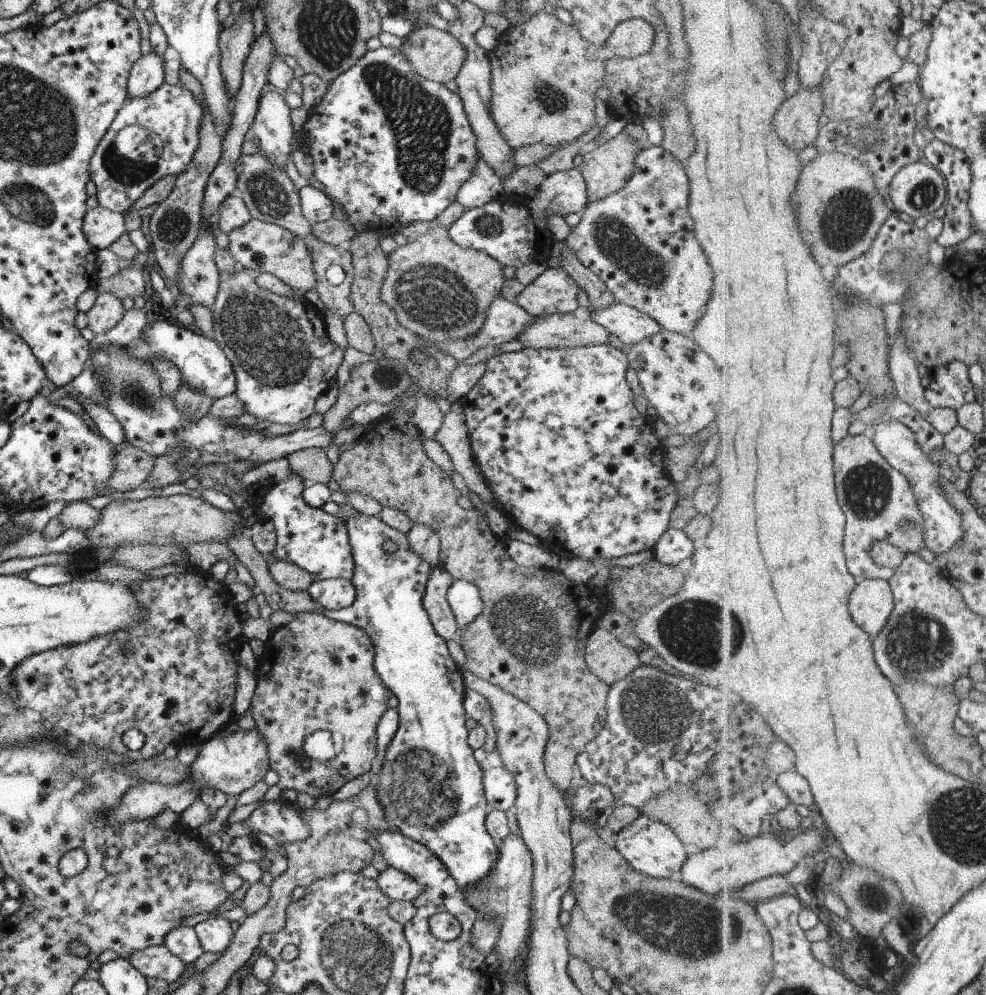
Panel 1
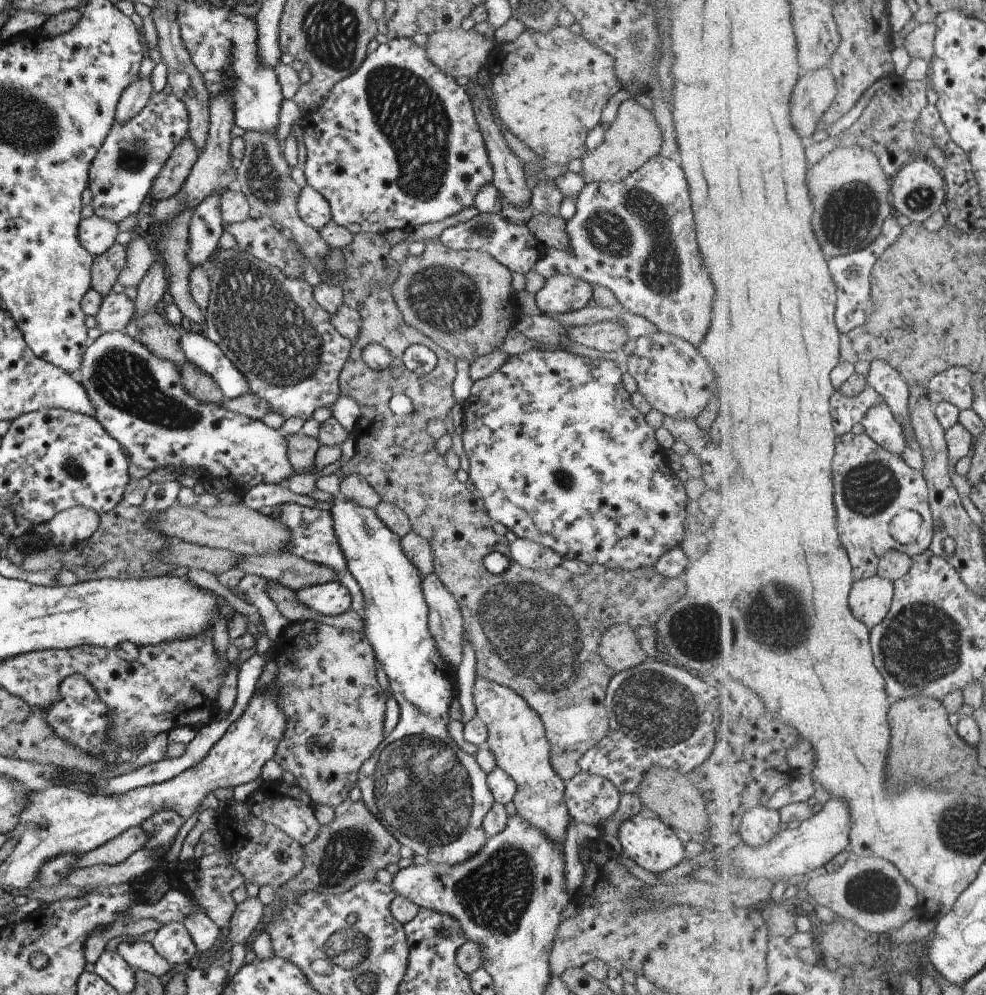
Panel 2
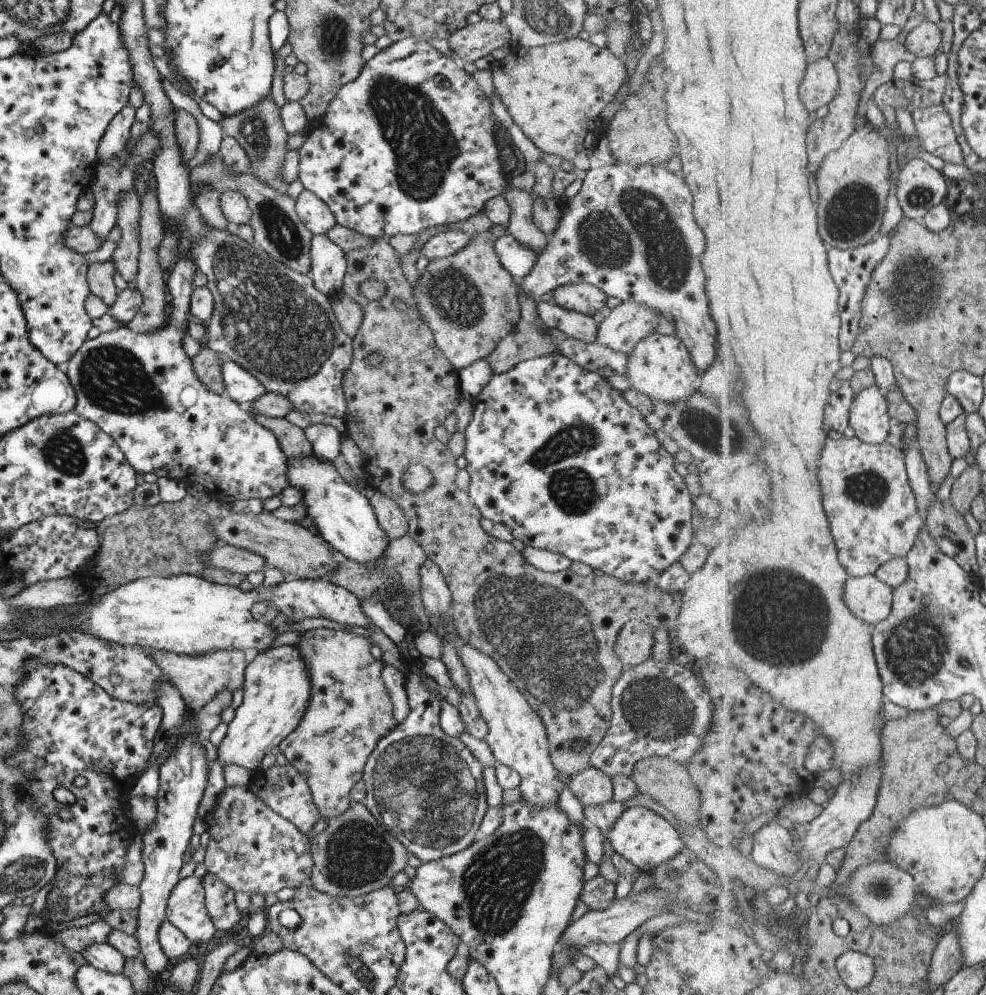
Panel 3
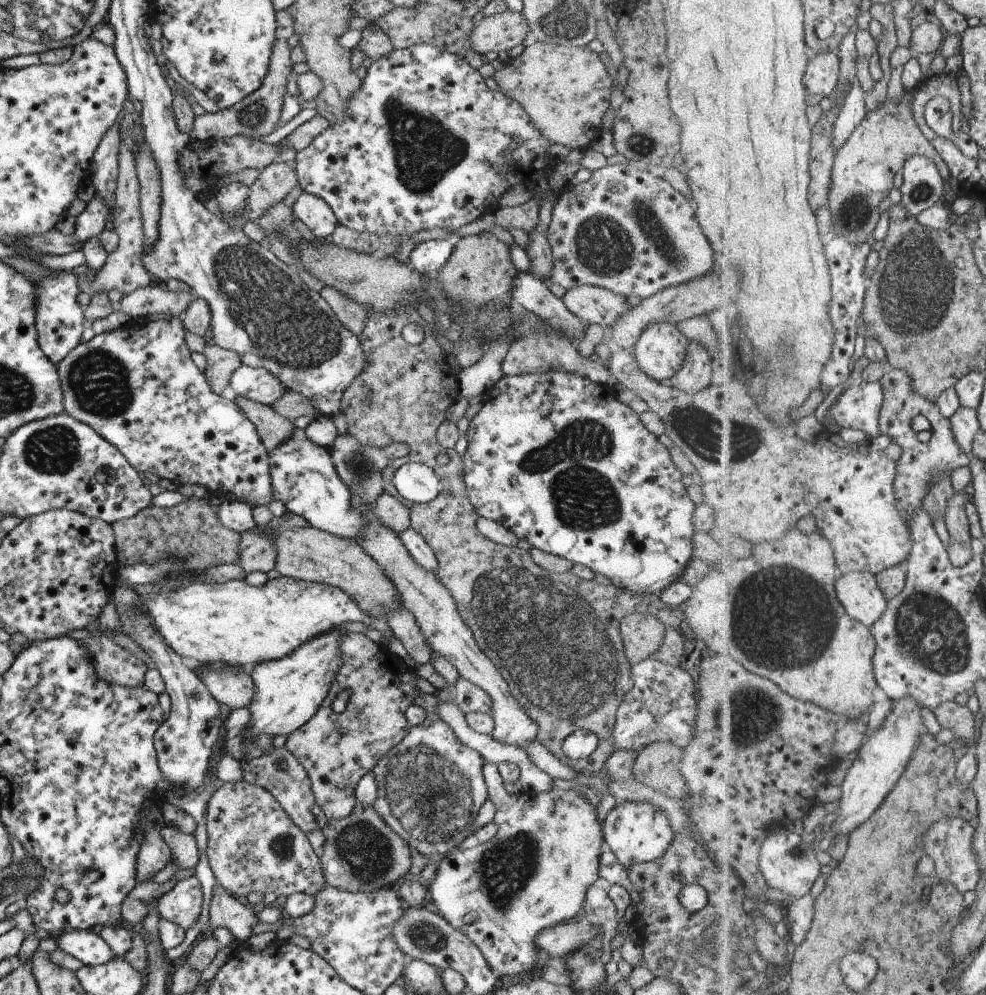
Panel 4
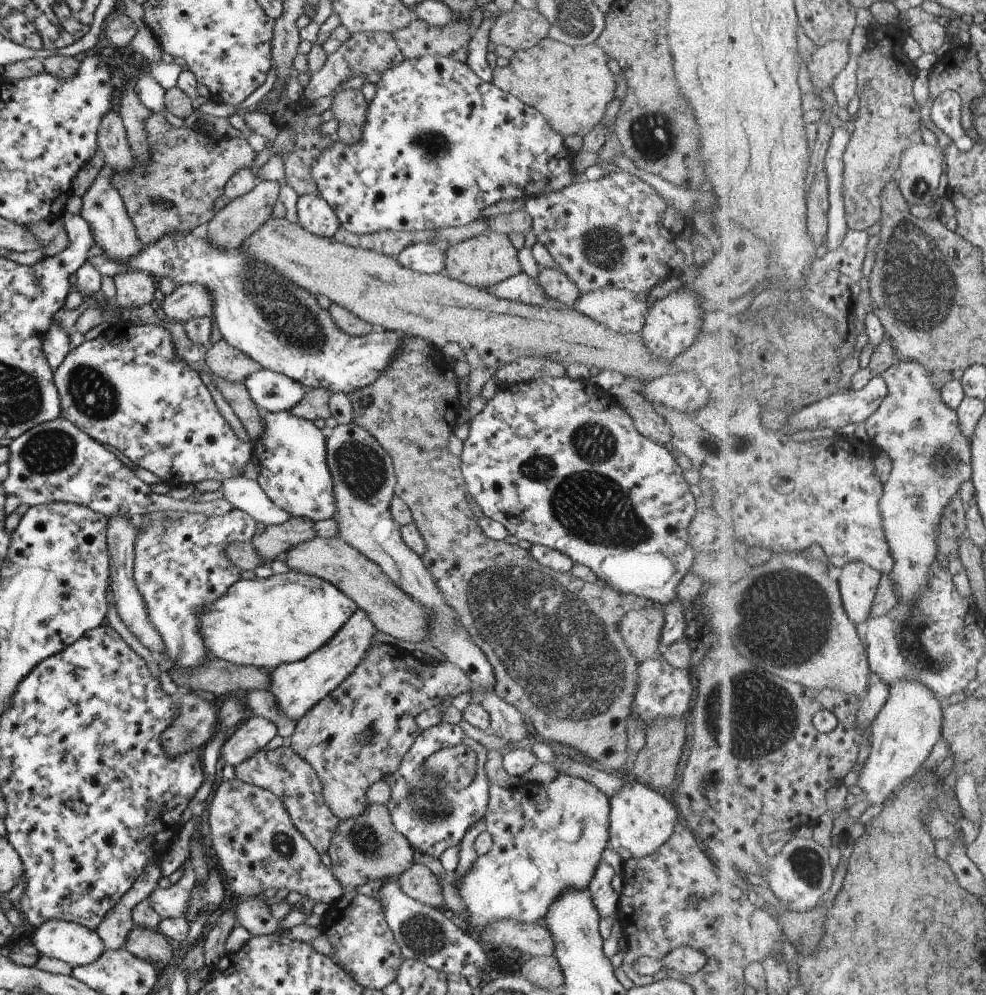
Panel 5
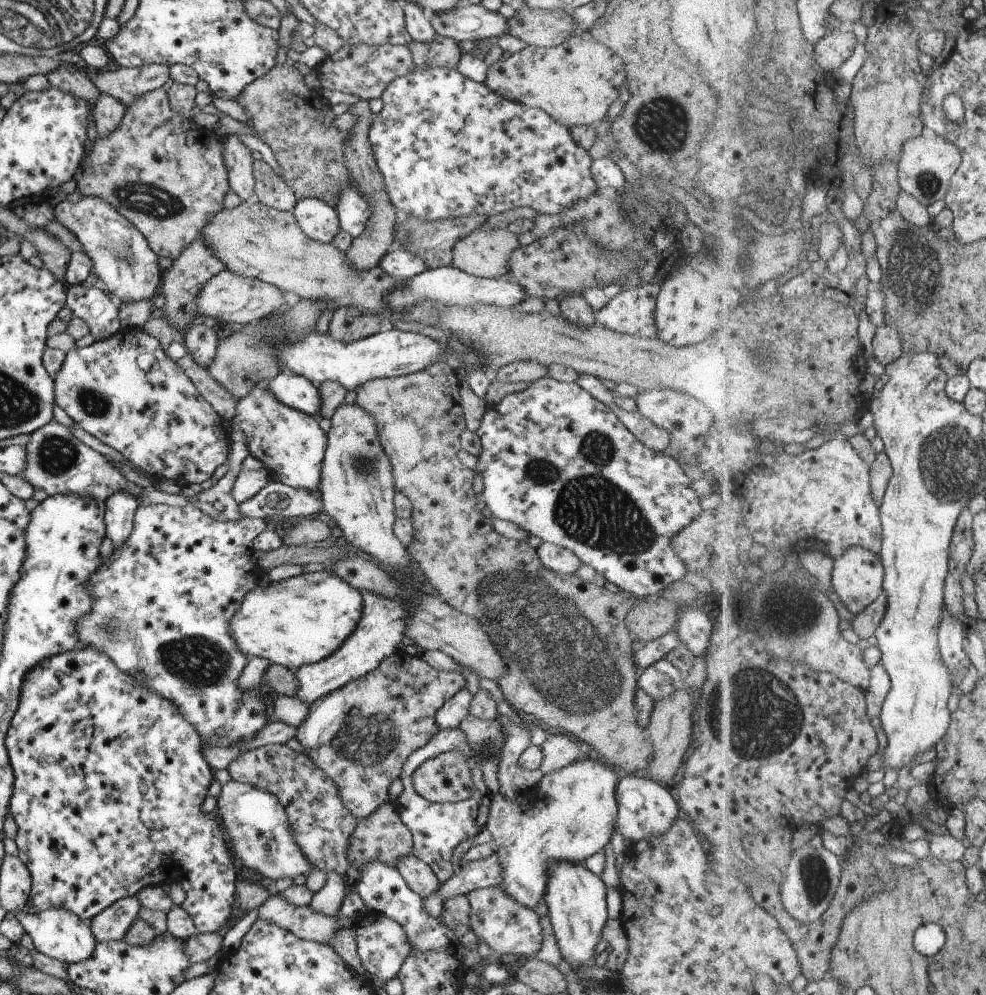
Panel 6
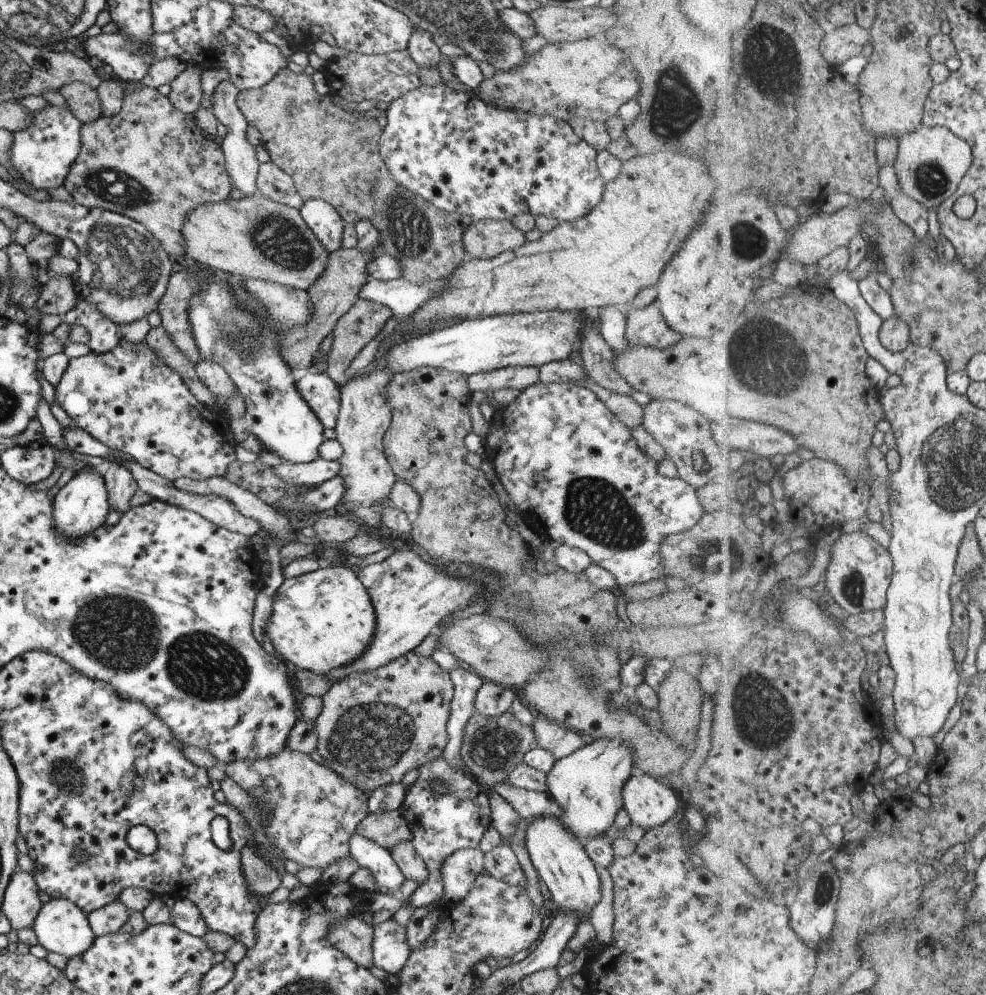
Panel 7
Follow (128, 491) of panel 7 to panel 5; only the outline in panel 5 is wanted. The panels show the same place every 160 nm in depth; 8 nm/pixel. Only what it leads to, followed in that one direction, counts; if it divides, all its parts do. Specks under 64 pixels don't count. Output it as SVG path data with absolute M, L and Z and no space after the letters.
M111 516L107 519L106 526L106 546L109 552L109 579L110 591L113 594L113 605L121 622L127 630L142 644L155 658L160 658L165 652L165 642L161 640L161 636L157 634L157 630L153 628L153 622L147 616L147 608L145 608L145 600L141 598L141 594L135 588L135 580L133 580L133 562L134 562L134 541L137 535L136 520L130 518L119 518L119 516Z

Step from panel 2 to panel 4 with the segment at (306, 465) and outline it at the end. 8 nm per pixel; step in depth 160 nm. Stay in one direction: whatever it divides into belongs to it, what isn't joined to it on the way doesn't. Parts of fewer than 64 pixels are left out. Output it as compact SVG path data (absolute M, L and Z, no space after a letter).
M236 396L232 402L237 404L245 418L255 426L261 444L269 452L297 433L293 424L287 418L278 416L270 406L239 398L239 396Z

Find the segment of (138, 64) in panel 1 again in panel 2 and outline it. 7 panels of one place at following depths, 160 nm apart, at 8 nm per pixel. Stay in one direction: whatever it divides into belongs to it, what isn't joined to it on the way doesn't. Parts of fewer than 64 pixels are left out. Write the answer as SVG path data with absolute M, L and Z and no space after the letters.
M150 76L131 82L117 102L115 121L125 122L136 116L149 101L151 91Z

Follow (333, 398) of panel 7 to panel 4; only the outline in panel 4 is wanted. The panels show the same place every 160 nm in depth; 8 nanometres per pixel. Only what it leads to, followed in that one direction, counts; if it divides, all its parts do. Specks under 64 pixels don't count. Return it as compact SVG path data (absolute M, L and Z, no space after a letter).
M242 363L235 368L228 382L235 397L239 396L266 406L273 404L283 392L286 392L273 374L269 374L263 368L255 370Z

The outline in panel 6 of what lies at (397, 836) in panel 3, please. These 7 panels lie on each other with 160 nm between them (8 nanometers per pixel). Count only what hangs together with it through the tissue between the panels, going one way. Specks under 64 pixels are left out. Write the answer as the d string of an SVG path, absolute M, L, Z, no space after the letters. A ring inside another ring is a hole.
M457 729L438 730L429 742L426 742L421 748L414 750L407 760L402 764L400 775L391 781L388 786L387 800L394 799L396 812L401 822L409 829L412 836L412 847L410 853L422 860L433 871L439 884L443 884L451 878L451 854L459 842L475 836L480 832L486 823L488 810L491 802L491 792L483 782L478 760L474 752L469 749L465 742L463 733ZM446 752L460 752L466 759L467 766L470 768L472 779L472 796L466 802L459 803L432 803L425 800L415 792L412 783L413 771L427 759Z

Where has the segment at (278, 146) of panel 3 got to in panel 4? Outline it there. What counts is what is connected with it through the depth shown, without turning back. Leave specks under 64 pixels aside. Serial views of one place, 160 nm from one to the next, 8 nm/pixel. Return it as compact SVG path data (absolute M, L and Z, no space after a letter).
M279 30L277 38L273 42L267 74L263 78L261 86L229 108L220 109L215 114L205 113L202 116L195 117L193 126L187 133L190 141L205 143L210 140L231 138L233 134L243 134L245 138L259 142L260 136L266 136L273 132L277 128L280 117L280 107L286 93L286 82L291 78L292 64L289 60L289 53L286 32Z

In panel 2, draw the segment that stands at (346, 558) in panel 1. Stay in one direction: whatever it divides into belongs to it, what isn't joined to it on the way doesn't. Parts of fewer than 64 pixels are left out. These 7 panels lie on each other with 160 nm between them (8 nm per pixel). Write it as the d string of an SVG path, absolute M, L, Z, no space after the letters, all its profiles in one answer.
M288 503L277 504L272 507L273 510L278 511L278 517L276 518L279 524L285 526L289 532L289 538L287 538L287 544L285 544L285 551L293 554L307 562L313 562L313 564L321 564L325 568L329 568L335 572L335 581L341 584L344 588L347 588L349 595L351 596L352 605L355 611L361 613L361 590L357 582L350 576L349 570L347 570L347 564L345 564L345 556L339 548L337 543L337 536L333 533L333 520L331 520L331 514L327 510L317 510L317 508L307 508L299 506L299 504Z

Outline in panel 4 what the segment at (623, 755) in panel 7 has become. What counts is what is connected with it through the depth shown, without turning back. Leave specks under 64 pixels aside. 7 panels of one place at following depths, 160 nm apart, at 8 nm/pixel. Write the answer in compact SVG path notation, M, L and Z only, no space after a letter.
M486 761L482 776L487 799L493 802L495 809L492 820L498 826L496 834L473 848L448 853L437 862L433 879L424 885L439 916L477 946L500 979L501 976L525 975L540 966L543 956L535 948L537 934L545 928L566 923L581 910L587 888L597 880L598 861L605 847L596 808L574 789L560 790L553 786L549 792L539 794L507 794L497 773L497 764Z

